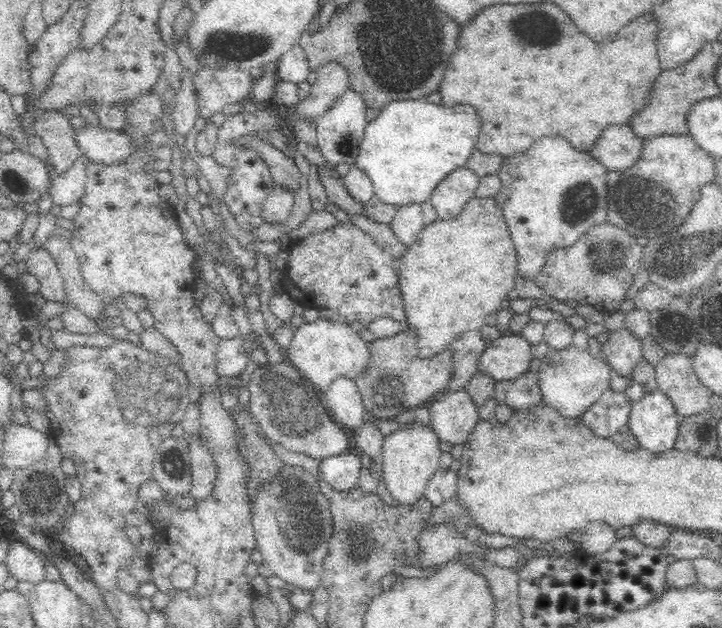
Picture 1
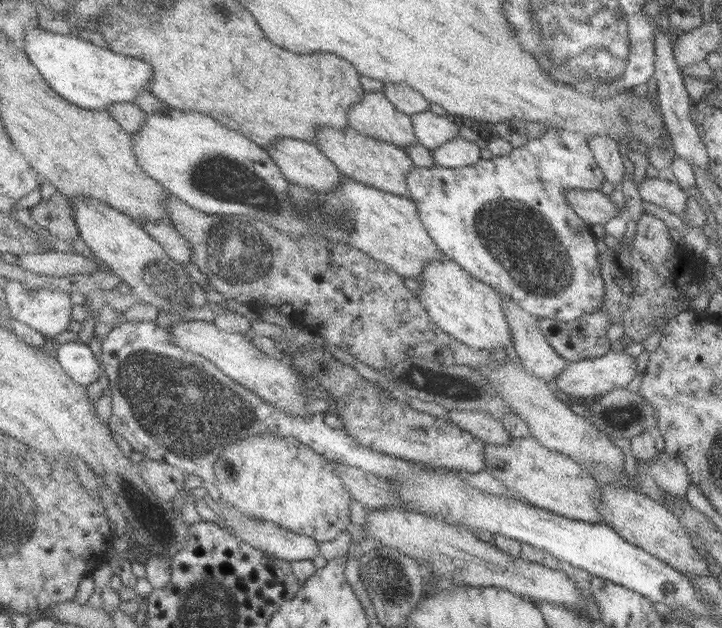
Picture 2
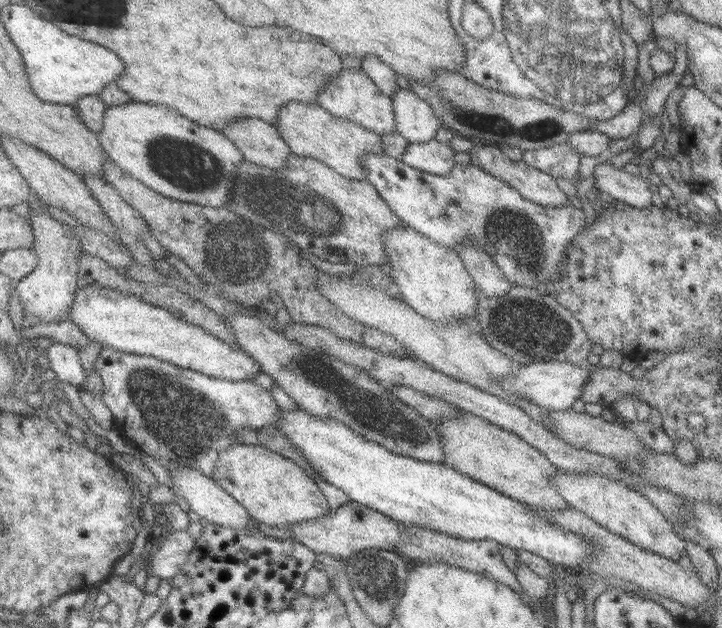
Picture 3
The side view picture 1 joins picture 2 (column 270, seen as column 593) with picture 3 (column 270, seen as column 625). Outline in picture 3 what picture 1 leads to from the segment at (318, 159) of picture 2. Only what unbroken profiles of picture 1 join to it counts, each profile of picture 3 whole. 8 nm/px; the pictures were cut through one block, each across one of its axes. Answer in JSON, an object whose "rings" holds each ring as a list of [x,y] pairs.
{"rings":[[[234,118],[232,124],[222,131],[238,143],[246,160],[260,166],[284,170],[292,156],[296,155],[290,143],[284,139],[282,131],[261,118]]]}

